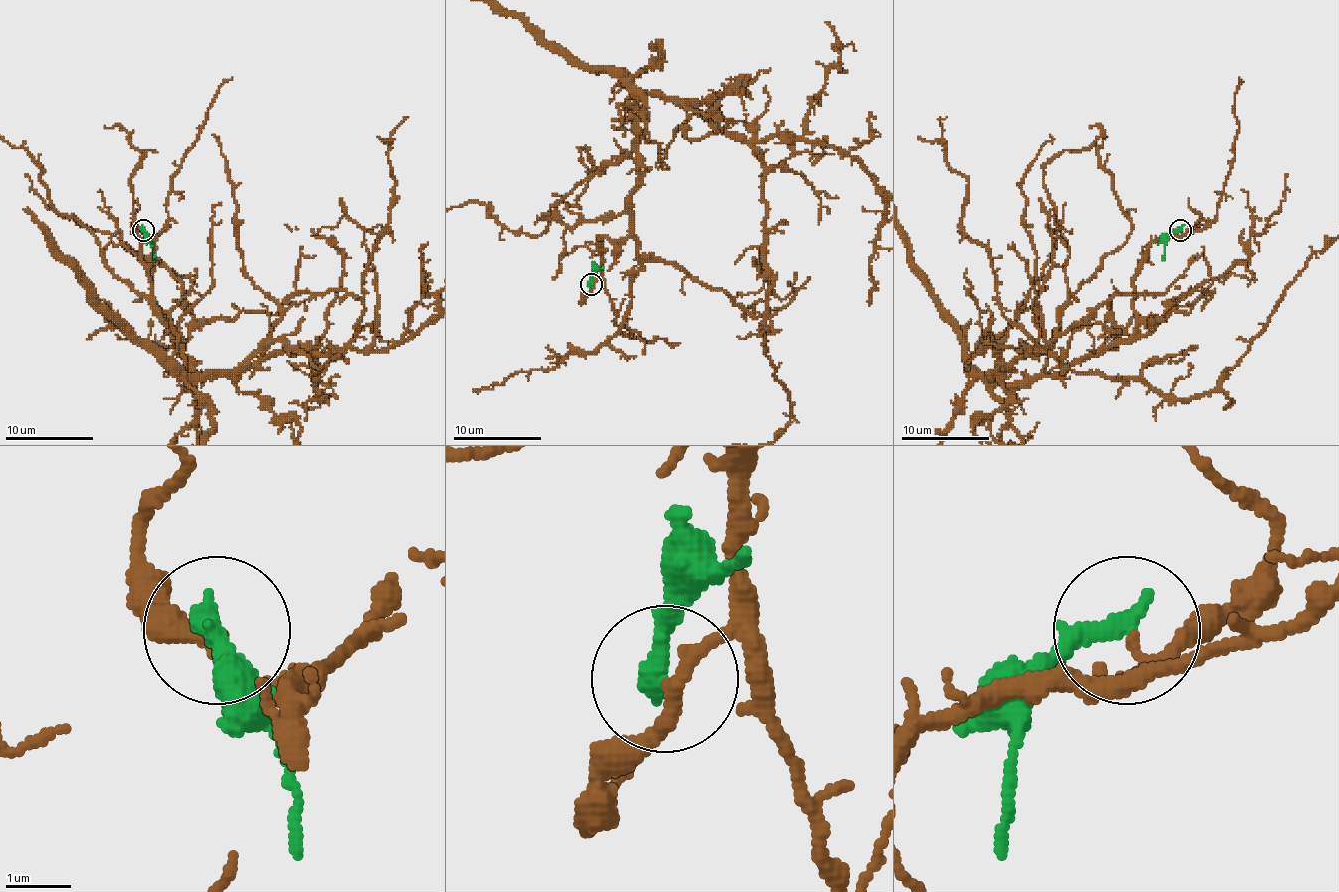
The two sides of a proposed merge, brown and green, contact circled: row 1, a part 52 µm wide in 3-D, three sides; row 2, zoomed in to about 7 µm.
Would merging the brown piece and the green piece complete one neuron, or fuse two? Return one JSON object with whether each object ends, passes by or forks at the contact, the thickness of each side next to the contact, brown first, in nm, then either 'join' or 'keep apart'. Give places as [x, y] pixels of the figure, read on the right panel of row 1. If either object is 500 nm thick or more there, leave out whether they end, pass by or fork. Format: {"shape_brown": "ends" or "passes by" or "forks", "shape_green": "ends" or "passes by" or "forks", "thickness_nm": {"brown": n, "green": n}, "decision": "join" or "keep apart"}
{"shape_brown": "passes by", "shape_green": "ends", "thickness_nm": {"brown": 180, "green": 360}, "decision": "keep apart"}

